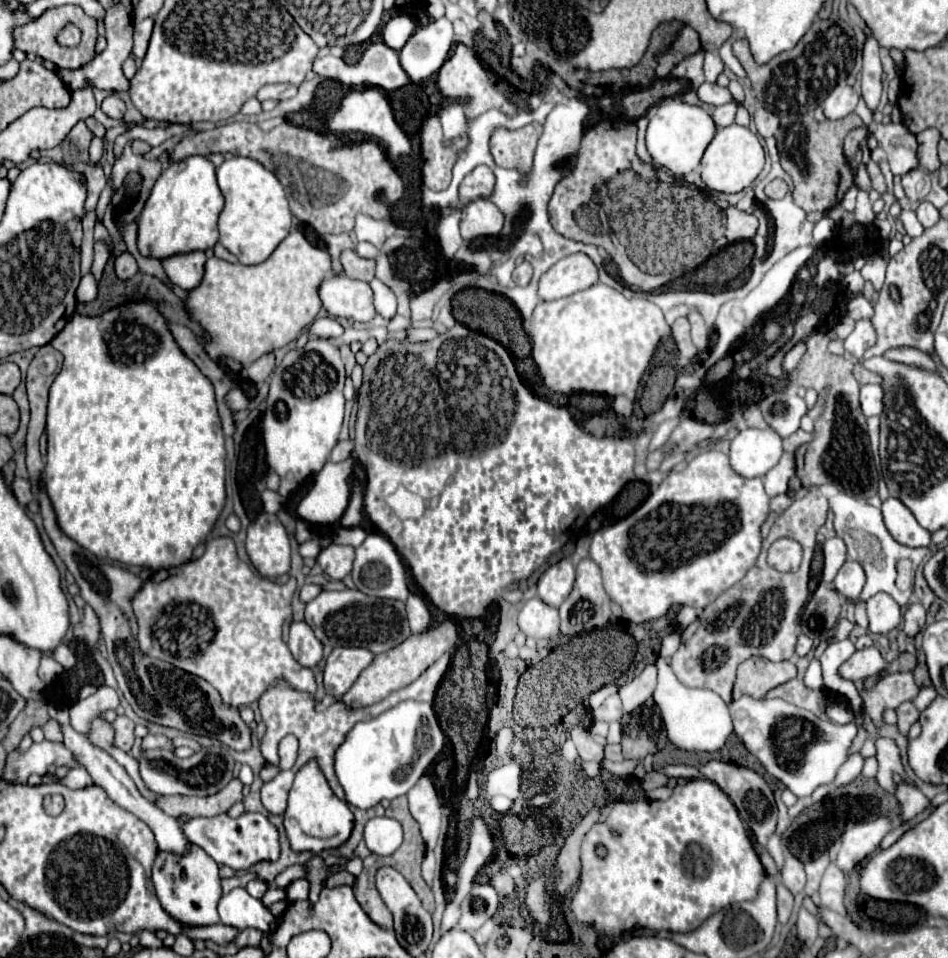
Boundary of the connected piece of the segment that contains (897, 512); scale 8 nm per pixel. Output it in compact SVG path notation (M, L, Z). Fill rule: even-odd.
M887 498L881 510L883 510L885 526L897 542L909 548L925 548L931 544L931 534L919 526L915 516L907 510L903 502L899 502L897 498Z

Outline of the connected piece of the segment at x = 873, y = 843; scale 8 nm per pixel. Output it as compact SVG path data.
M877 818L863 824L853 824L841 836L841 850L837 856L837 868L843 874L849 874L857 864L861 864L891 830L887 818Z

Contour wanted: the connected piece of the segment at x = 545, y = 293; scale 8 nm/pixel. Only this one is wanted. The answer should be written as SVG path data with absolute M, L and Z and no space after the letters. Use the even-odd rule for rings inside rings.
M571 254L551 266L539 280L539 296L543 300L557 300L585 290L599 282L599 272L593 260L583 254Z

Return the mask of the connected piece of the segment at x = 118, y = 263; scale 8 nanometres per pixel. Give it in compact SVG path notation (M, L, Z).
M123 252L115 258L115 274L119 280L131 278L133 274L137 274L137 270L139 270L139 266L137 266L137 260L133 258L133 254Z

